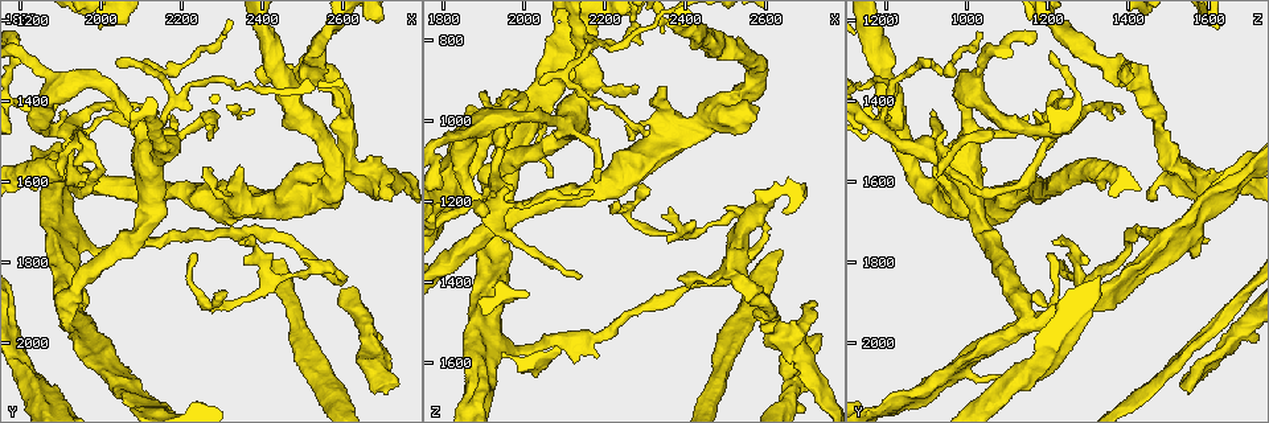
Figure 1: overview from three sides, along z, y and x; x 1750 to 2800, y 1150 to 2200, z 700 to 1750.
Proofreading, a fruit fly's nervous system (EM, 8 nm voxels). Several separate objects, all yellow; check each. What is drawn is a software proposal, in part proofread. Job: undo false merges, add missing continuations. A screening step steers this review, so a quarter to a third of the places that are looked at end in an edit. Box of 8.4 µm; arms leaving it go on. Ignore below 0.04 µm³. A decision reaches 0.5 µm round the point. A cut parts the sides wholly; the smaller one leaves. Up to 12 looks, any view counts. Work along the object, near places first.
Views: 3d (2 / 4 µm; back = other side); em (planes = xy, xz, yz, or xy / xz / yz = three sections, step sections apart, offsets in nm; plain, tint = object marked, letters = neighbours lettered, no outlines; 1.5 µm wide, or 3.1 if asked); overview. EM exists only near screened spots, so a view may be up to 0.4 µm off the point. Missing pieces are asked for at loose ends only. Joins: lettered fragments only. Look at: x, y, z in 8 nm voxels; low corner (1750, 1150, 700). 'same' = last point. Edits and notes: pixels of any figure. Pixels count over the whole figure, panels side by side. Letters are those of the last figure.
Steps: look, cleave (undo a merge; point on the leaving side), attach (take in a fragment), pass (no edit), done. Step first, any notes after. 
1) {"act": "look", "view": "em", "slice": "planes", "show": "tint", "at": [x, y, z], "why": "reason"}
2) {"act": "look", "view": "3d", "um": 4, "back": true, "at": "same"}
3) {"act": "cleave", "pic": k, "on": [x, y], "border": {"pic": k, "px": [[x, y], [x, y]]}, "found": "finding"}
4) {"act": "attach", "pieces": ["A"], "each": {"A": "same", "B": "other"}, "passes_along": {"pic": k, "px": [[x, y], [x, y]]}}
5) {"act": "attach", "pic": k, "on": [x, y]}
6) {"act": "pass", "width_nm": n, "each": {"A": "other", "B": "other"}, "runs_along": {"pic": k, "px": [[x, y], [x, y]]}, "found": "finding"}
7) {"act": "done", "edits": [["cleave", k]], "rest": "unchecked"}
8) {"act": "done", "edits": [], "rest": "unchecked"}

{"act": "look", "view": "em", "slice": "planes", "show": "tint", "at": [2725, 2105, 1535], "why": "an open end"}

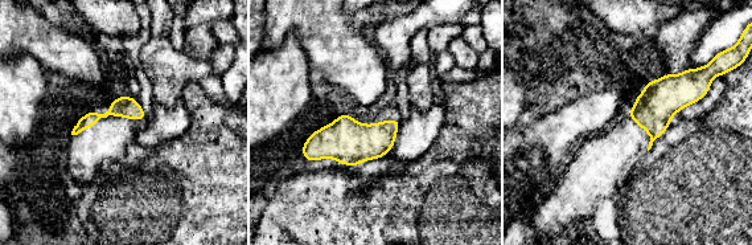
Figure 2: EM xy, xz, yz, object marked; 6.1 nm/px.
{"act": "look", "view": "em", "slice": "planes", "show": "letters", "at": "same"}

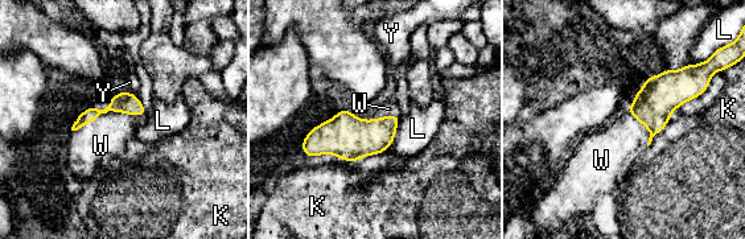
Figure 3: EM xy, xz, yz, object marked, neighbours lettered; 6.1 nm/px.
{"act": "attach", "pieces": ["W"], "width_nm": 130, "each": {"K": "other", "L": "other", "W": "same", "Y": "other"}, "passes_along": {"pic": 3, "px": [[124, 102], [108, 110], [101, 145]]}, "found": "it goes on there"}

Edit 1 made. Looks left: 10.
{"act": "look", "view": "overview", "why": "redraw"}

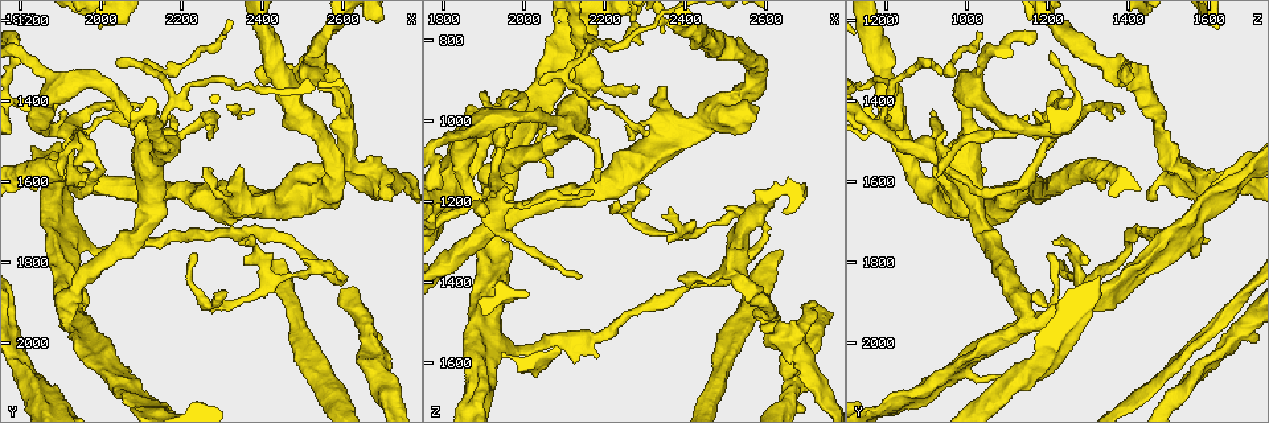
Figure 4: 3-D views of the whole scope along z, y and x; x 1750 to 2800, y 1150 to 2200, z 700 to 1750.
{"act": "look", "view": "em", "slice": "planes", "show": "letters", "at": [2460, 1835, 1260], "why": "a narrow waist"}

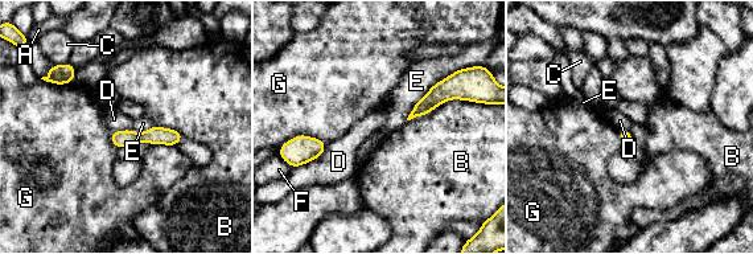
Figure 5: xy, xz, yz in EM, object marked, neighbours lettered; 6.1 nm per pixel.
{"act": "pass", "width_nm": 70, "each": {"A": "other", "B": "other", "C": "other", "D": "other", "E": "other", "F": "other", "G": "other"}, "found": "all the same neuron"}

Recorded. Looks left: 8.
{"act": "look", "view": "em", "slice": "planes", "show": "letters", "at": [2015, 2035, 995]}

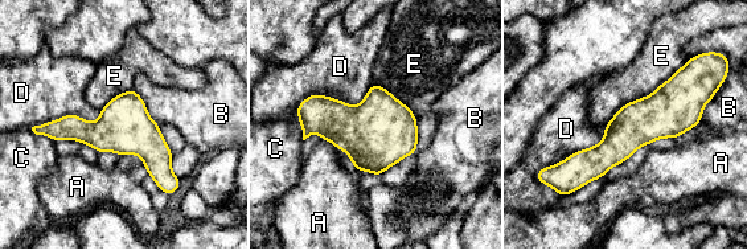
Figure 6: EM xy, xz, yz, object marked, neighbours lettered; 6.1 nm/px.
{"act": "pass", "width_nm": 280, "longest_contact_nm": ["E", 650], "each": {"A": "other", "B": "other", "C": "other", "D": "other", "E": "other"}, "found": "all the same neuron"}

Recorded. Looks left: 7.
{"act": "look", "view": "3d", "um": 4, "at": [2270, 1560, 1045], "why": "tapers out"}

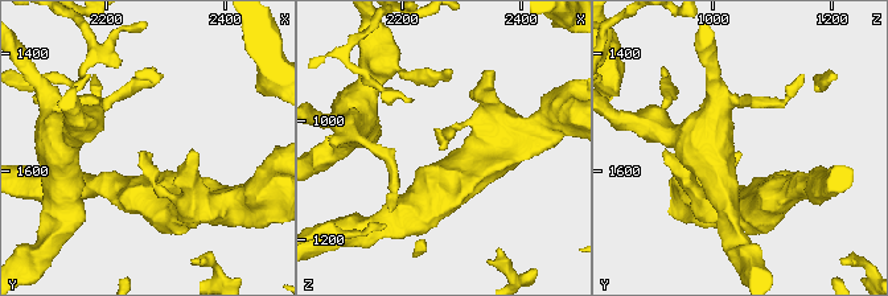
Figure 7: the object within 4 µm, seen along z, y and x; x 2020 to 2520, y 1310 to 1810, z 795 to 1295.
{"act": "look", "view": "em", "slice": "planes", "show": "letters", "at": [2265, 1570, 1045]}

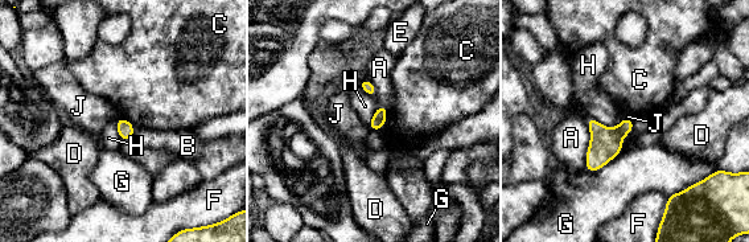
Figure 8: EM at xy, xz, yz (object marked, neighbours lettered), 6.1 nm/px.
{"act": "pass", "each": {"A": "other", "B": "other", "C": "other", "D": "other", "E": "other", "F": "other", "G": "other", "H": "other", "J": "other"}, "border": {"pic": 8, "px": [[589, 115], [609, 127], [625, 117]]}, "found": "none of them fits"}

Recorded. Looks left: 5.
{"act": "look", "view": "em", "slice": "planes", "show": "tint", "at": [2140, 1475, 790]}

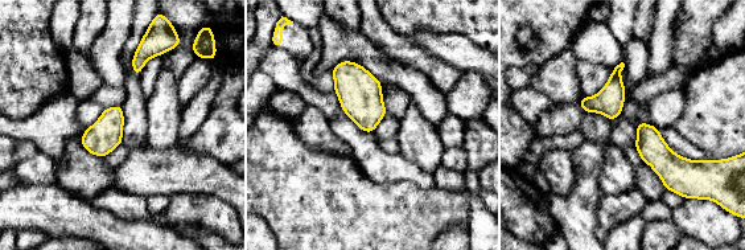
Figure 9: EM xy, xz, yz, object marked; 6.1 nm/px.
{"act": "look", "view": "em", "slice": "planes", "show": "letters", "at": "same", "why": "what lies round it"}

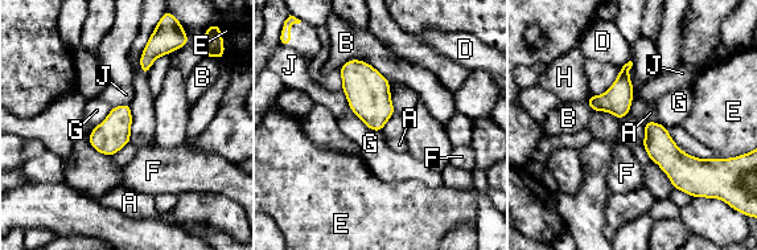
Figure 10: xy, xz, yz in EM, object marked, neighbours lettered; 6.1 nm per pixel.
{"act": "pass", "each": {"A": "other", "B": "other", "D": "other", "E": "other", "F": "other", "G": "other", "H": "other", "J": "other"}, "border": {"pic": 10, "px": [[112, 107], [91, 131]]}, "found": "all the same neuron"}

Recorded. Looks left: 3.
{"act": "done", "edits": [["attach", 3]], "rest": "unchecked"}

